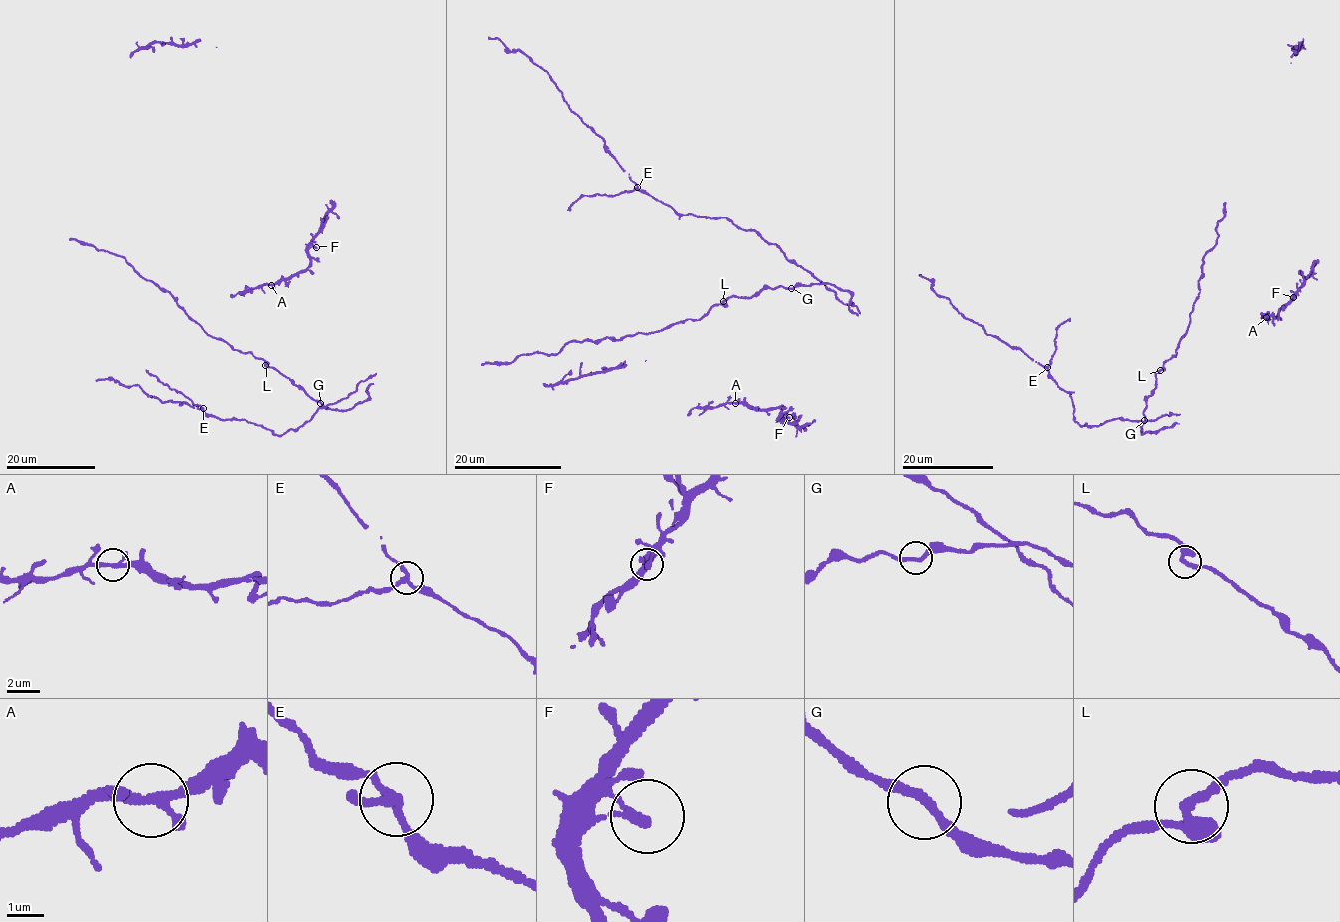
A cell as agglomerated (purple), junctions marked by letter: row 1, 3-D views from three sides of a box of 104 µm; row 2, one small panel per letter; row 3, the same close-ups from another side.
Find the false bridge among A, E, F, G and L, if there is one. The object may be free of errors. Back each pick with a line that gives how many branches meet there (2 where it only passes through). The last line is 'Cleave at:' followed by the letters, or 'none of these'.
E: 3 branches meet
Cleave at: E

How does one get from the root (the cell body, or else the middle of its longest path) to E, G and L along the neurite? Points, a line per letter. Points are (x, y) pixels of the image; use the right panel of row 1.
E: (1152, 392), (1142, 435), (1169, 427), (1165, 414), (1082, 426), (1070, 394), (1047, 367)
G: (1152, 392), (1146, 401), (1144, 420)
L: (1152, 392), (1155, 375), (1160, 370)

